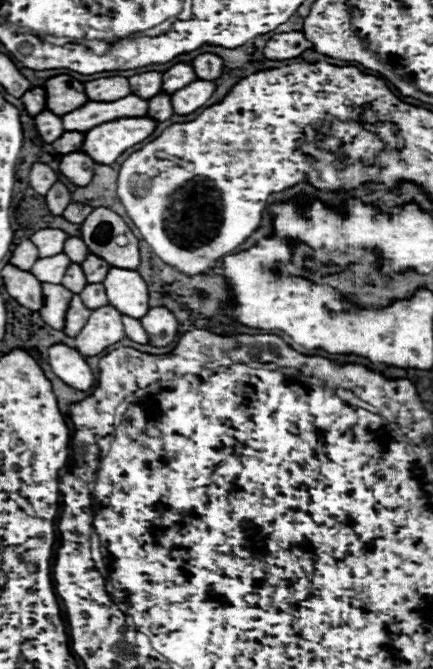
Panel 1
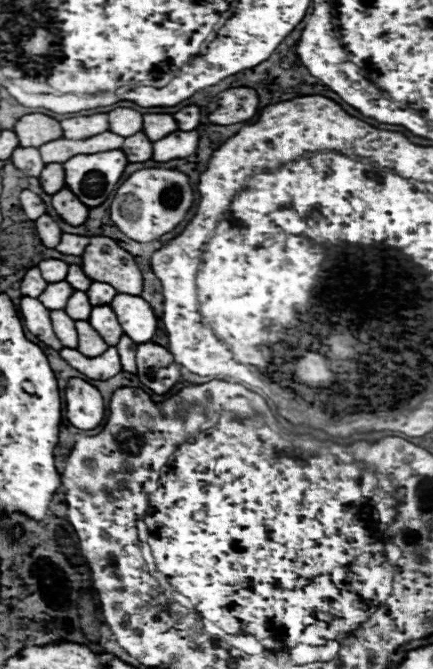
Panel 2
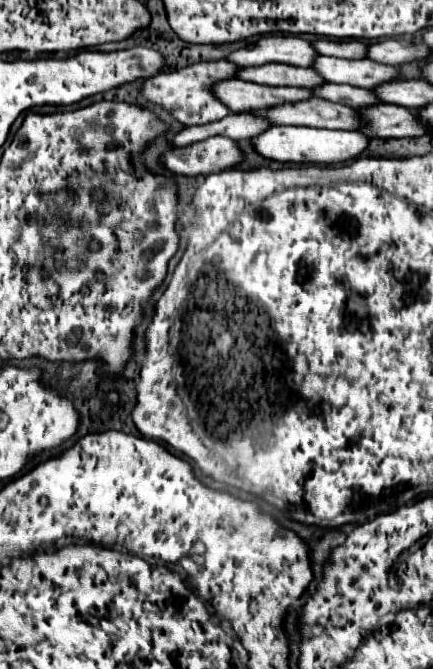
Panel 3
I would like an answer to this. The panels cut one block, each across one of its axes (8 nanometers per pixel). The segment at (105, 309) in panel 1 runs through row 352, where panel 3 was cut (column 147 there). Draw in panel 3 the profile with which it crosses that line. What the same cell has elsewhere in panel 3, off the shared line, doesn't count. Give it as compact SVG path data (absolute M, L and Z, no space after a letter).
M218 60L218 62L198 62L192 66L186 66L182 70L176 72L162 72L150 80L144 82L142 92L144 96L154 102L160 104L164 110L172 112L172 116L176 120L180 120L186 126L198 126L198 124L208 124L208 122L216 122L220 118L224 118L230 110L228 106L224 106L214 94L212 94L212 86L216 86L216 82L222 82L224 78L236 78L238 76L240 66L234 66L228 60Z

